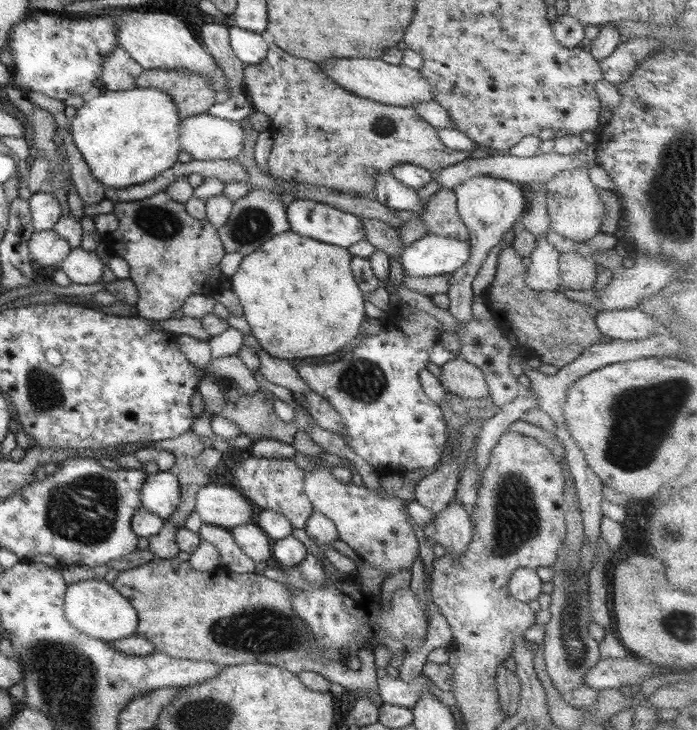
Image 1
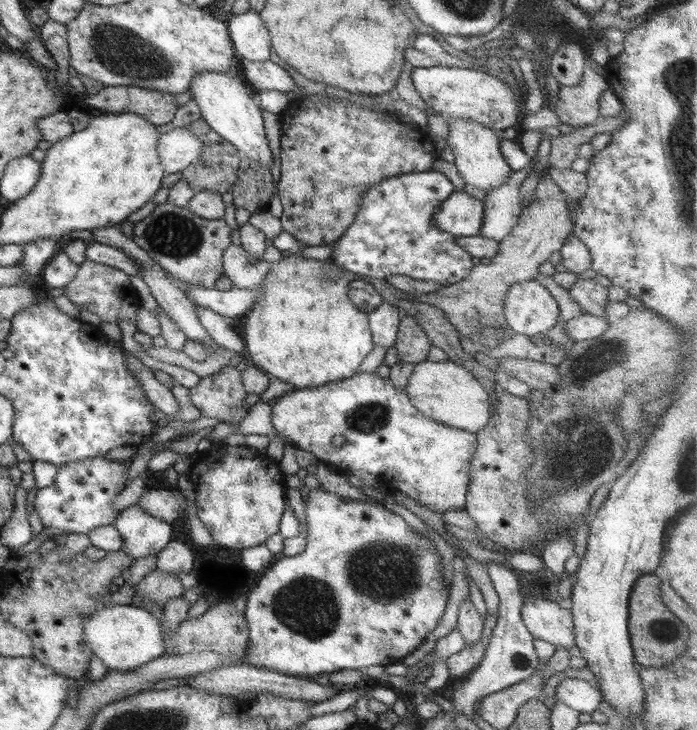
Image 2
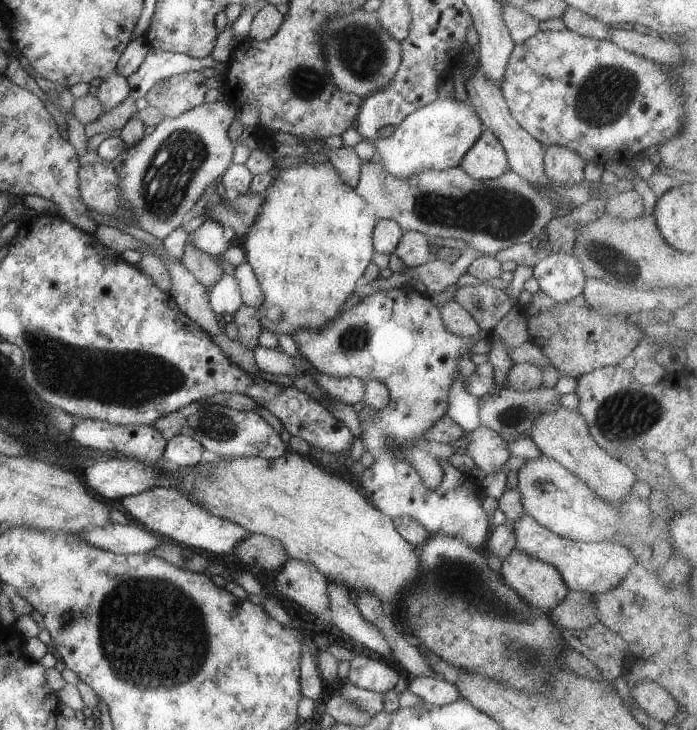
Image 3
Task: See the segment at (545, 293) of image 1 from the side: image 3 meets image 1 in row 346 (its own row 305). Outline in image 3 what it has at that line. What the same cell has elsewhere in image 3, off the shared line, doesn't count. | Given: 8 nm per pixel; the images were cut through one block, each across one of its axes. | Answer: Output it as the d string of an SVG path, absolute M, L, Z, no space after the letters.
M540 290L525 296L519 305L527 319L529 340L567 377L579 378L586 373L604 367L616 367L626 356L632 355L634 348L644 336L642 329L626 323L626 318L606 317L593 313L582 294L566 302L554 300Z

